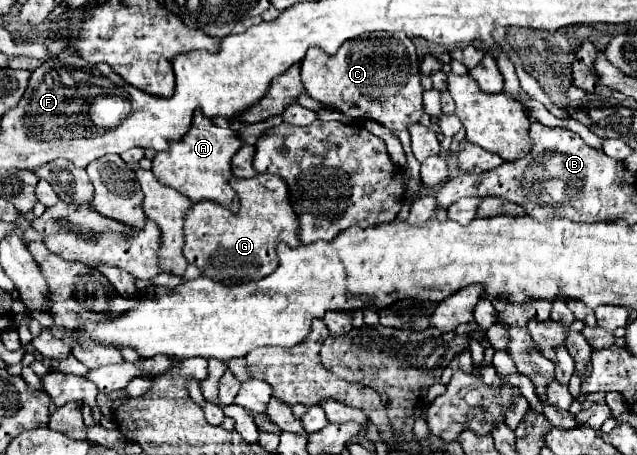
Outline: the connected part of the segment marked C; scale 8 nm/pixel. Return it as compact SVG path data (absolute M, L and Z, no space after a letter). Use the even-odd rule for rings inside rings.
M363 35L359 39L351 39L339 47L335 55L327 55L319 51L319 47L311 47L305 59L301 61L301 79L307 87L309 97L339 109L341 113L357 119L373 119L389 129L403 131L409 125L421 119L423 111L423 87L419 83L419 65L415 57L415 45L407 35Z

